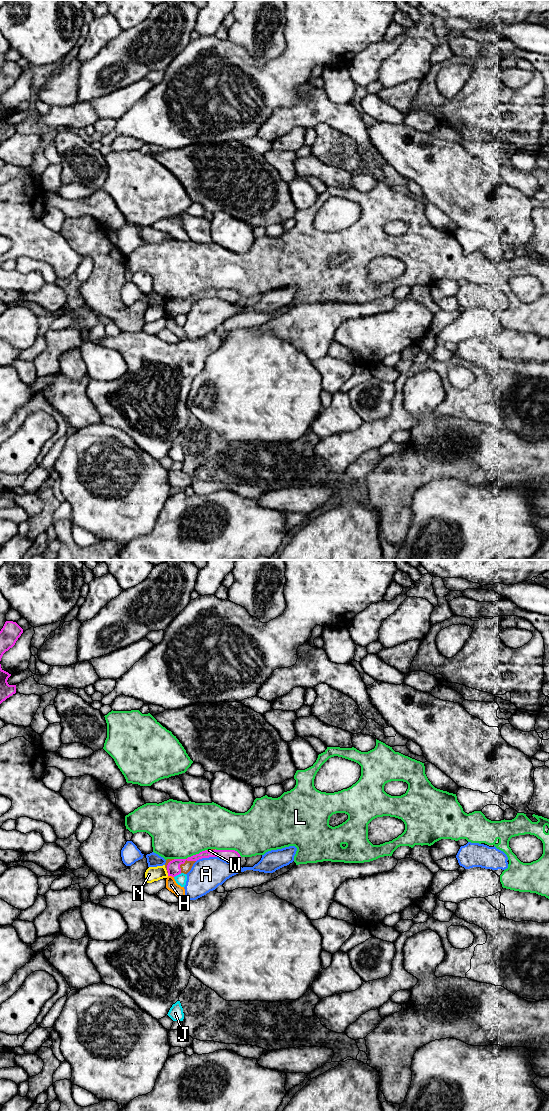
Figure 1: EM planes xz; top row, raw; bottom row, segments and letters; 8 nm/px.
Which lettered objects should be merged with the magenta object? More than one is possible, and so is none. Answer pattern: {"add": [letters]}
{"add": ["W"]}

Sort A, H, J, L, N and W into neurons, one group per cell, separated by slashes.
A / H / J / L / N / W

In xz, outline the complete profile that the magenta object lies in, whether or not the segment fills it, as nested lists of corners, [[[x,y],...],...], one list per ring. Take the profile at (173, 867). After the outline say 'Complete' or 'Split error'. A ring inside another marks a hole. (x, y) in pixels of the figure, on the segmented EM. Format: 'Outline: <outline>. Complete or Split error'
Outline: [[[208,849],[186,859],[167,859],[165,868],[168,876],[175,877],[181,873],[187,874],[197,860],[209,857],[219,857],[227,862],[234,863],[241,856],[235,850]]]. Split error

